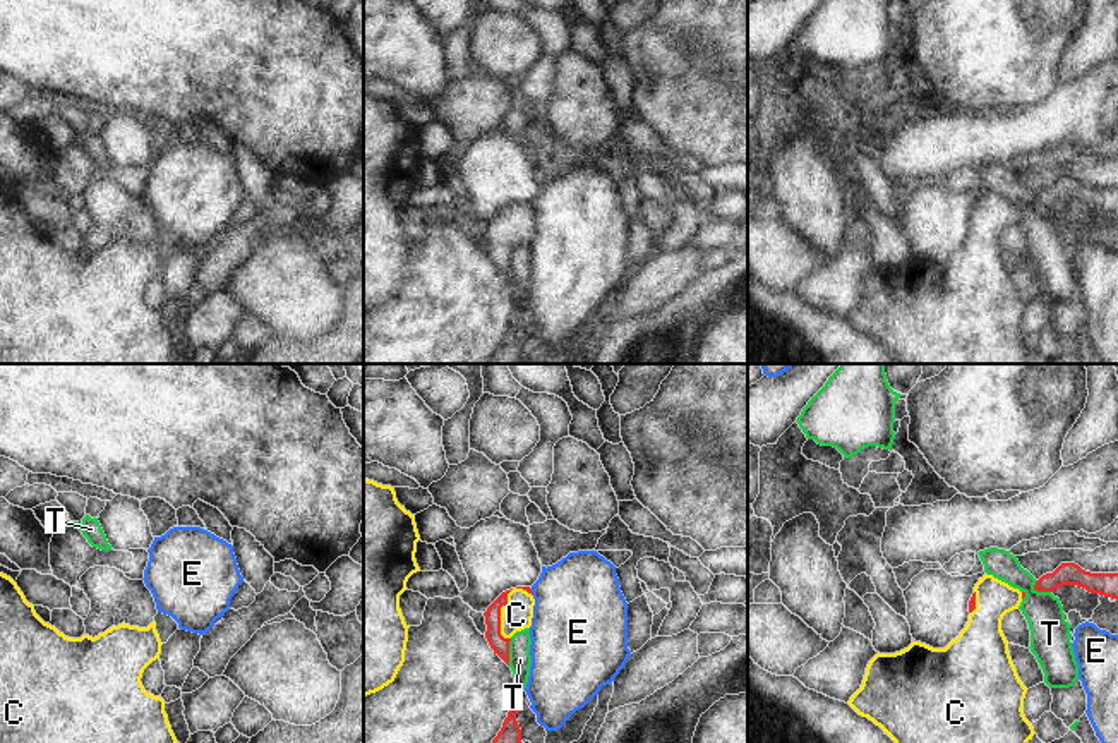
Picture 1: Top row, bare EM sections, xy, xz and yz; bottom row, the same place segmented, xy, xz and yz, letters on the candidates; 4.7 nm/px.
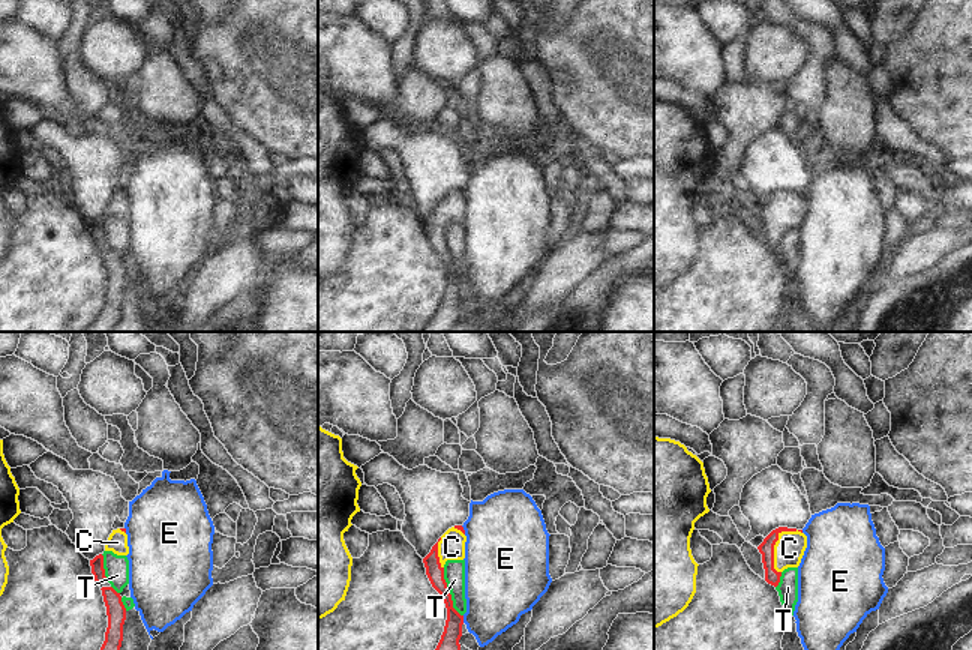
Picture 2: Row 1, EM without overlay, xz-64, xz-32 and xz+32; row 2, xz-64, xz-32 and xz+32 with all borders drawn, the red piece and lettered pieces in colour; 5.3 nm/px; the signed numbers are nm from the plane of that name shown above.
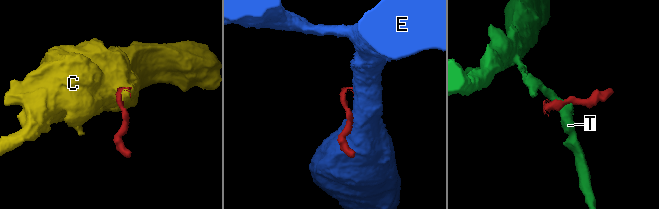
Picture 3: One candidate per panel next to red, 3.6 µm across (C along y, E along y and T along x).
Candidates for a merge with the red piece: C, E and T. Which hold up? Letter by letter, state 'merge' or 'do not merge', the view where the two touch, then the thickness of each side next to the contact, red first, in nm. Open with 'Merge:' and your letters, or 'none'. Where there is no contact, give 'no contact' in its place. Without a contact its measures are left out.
Merge: C
C: merge; meets red in xz; 80 nm thick on the red side, 150 nm on the other
E: do not merge; meets red in xz; 20 nm thick on the red side, 440 nm on the other
T: do not merge; meets red in xz; 80 nm thick on the red side, 110 nm on the other

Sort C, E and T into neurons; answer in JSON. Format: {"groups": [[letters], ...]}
{"groups": [["C"], ["E"], ["T"]]}

